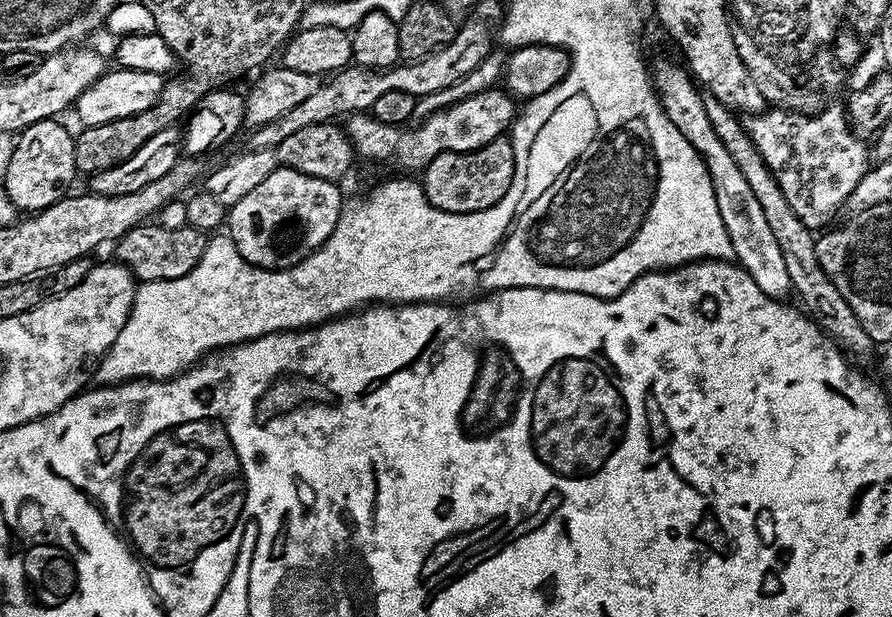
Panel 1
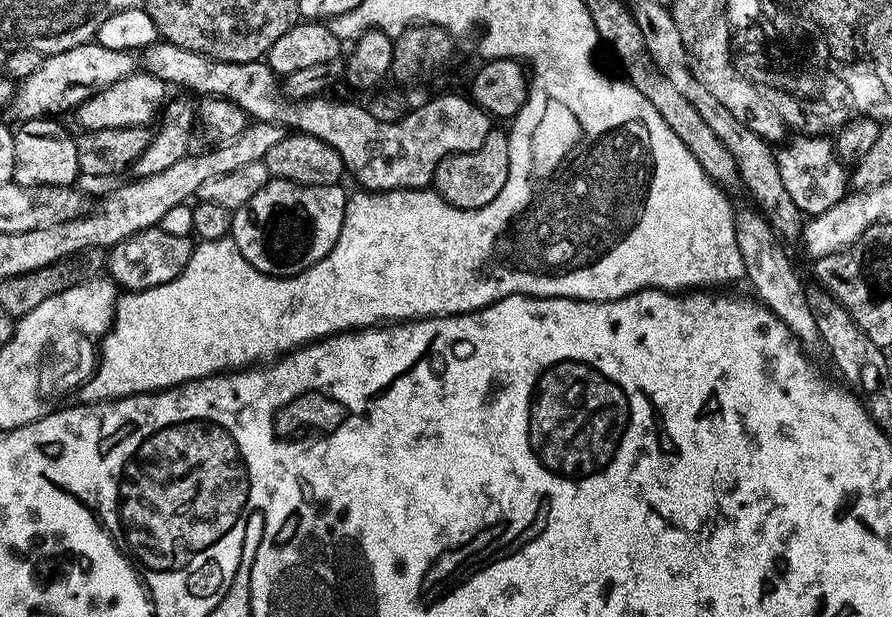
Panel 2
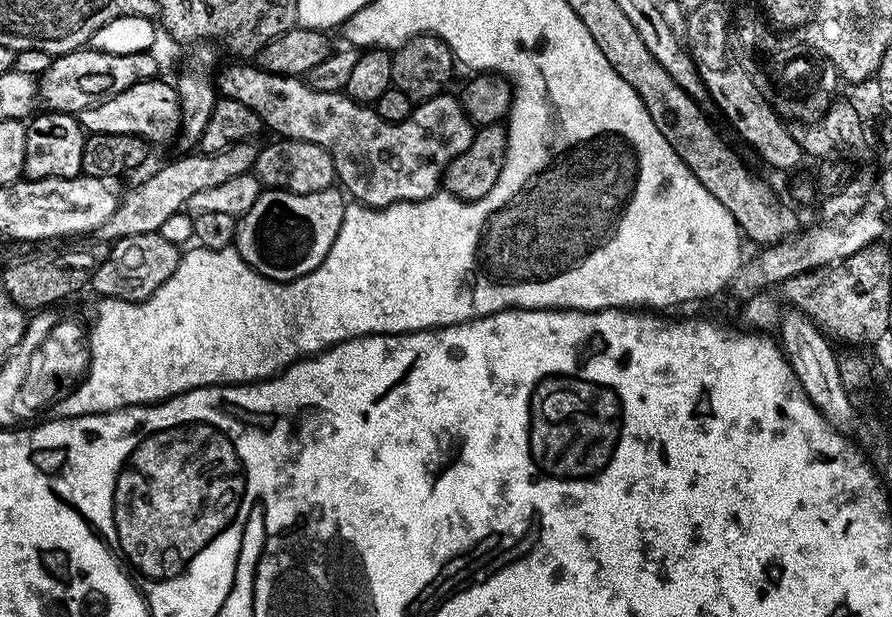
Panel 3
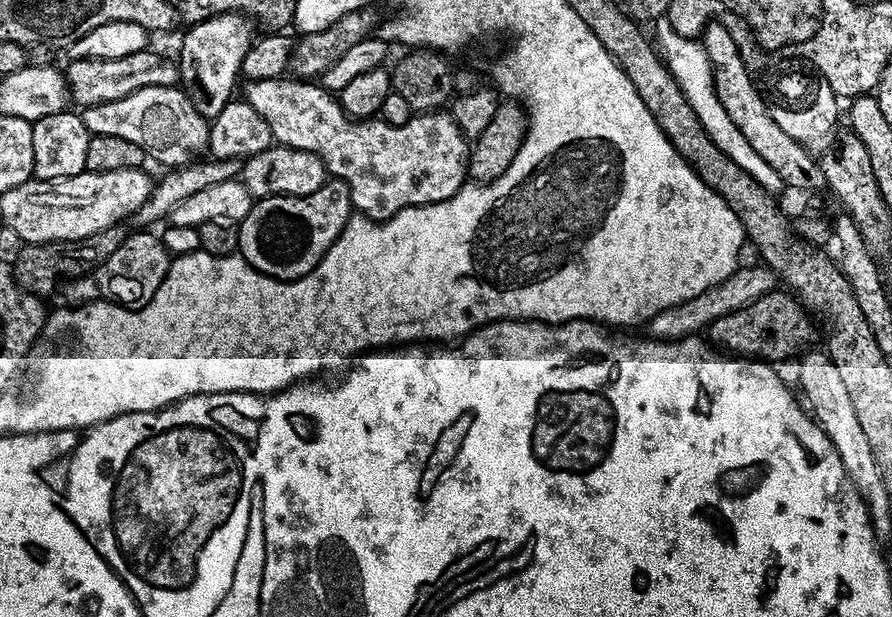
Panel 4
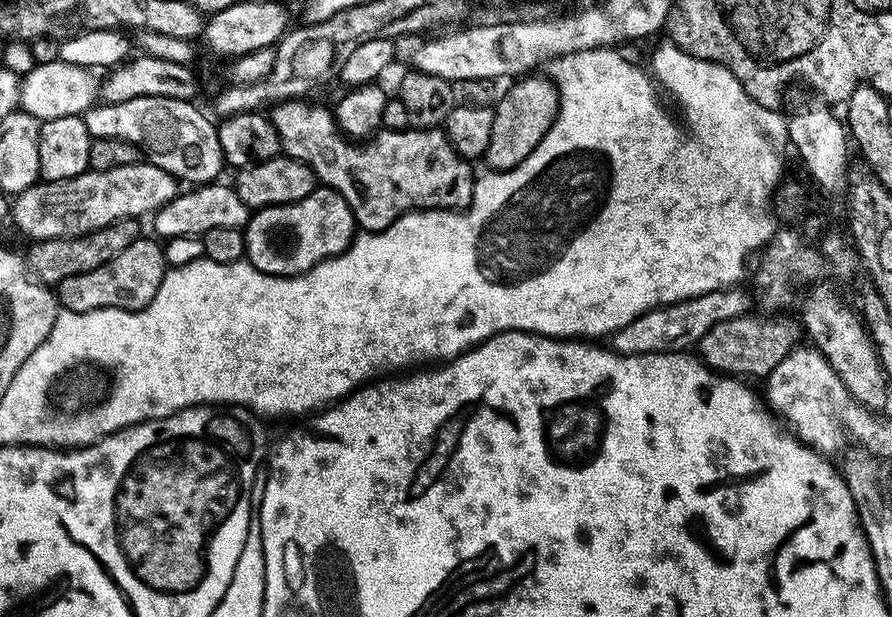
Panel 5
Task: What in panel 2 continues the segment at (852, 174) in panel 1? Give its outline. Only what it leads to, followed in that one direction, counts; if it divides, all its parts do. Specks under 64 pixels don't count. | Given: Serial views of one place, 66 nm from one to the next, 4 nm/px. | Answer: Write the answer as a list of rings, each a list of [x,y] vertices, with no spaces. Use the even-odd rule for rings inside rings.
[[[796,134],[776,152],[776,161],[782,170],[782,182],[786,182],[786,190],[790,198],[794,198],[794,206],[798,206],[798,210],[808,218],[830,210],[830,206],[844,199],[850,188],[849,169],[840,165],[828,140],[823,135]]]

